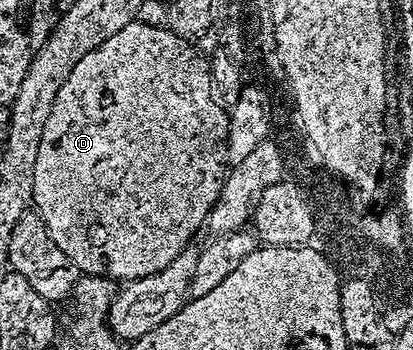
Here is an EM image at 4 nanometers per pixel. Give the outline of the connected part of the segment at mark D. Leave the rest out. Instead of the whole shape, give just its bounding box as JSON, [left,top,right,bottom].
[33,19,230,283]

